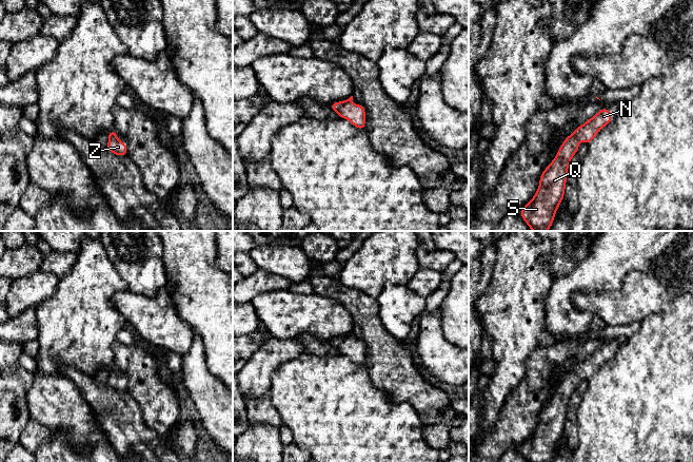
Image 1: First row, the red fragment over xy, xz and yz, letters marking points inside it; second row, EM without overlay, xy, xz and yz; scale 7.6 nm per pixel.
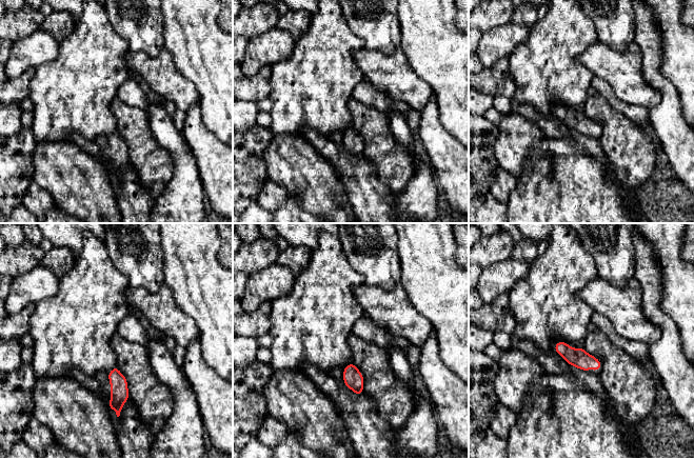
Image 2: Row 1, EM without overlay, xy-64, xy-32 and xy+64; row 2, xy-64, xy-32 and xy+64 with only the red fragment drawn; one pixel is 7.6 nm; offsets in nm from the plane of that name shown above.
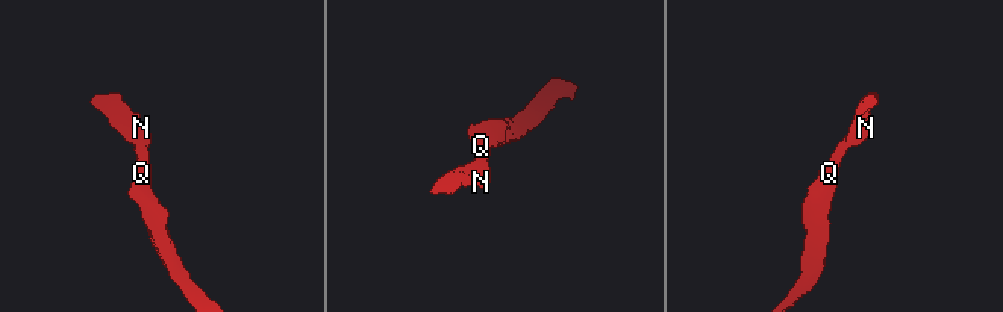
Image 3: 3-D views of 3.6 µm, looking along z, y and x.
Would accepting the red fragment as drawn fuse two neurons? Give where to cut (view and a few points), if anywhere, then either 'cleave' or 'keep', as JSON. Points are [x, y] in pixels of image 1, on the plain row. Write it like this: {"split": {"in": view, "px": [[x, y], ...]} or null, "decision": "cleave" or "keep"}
{"split": null, "decision": "keep"}

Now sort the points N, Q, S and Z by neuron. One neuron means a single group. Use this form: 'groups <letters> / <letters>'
groups N Q S Z

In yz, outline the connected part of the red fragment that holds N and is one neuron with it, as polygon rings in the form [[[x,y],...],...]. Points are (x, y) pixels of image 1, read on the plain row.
[[[603,343],[563,377],[556,393],[541,409],[539,423],[533,435],[520,446],[520,453],[528,462],[552,462],[557,445],[565,435],[570,398],[580,383],[577,377],[590,380],[611,358],[611,349]]]

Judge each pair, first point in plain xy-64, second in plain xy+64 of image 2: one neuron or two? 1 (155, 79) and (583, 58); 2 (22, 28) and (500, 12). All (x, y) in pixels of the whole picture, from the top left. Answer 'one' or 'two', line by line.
1: one
2: one

